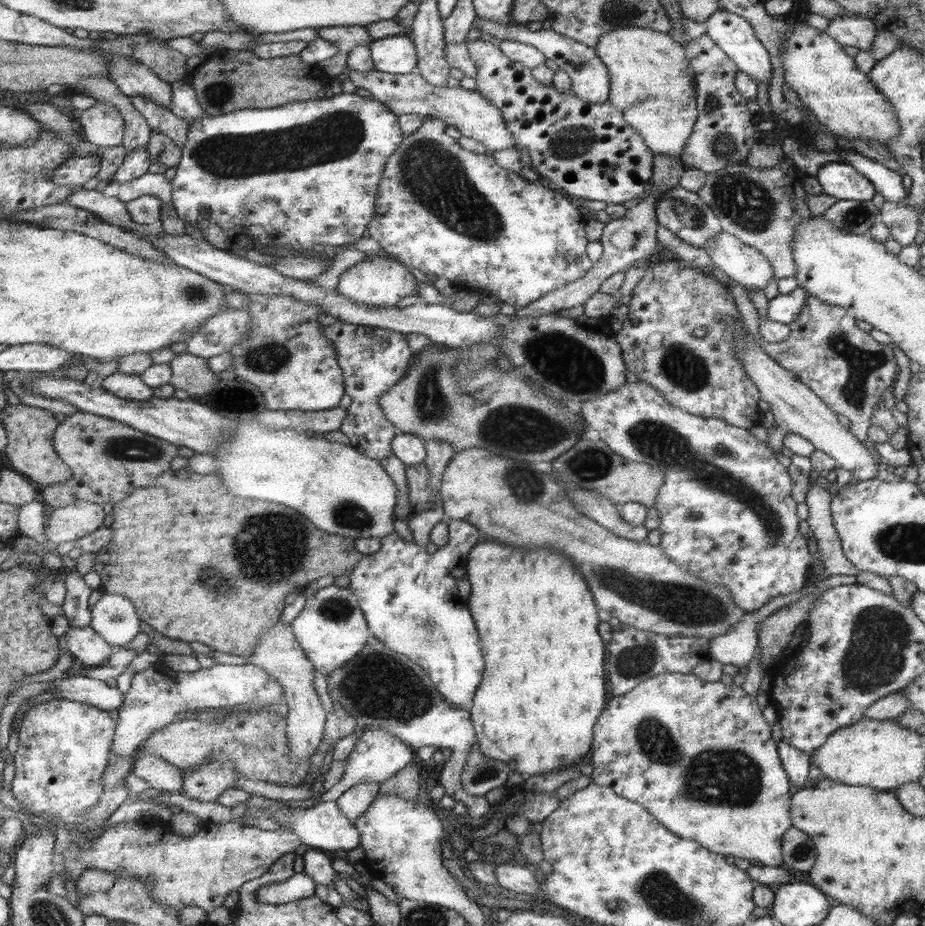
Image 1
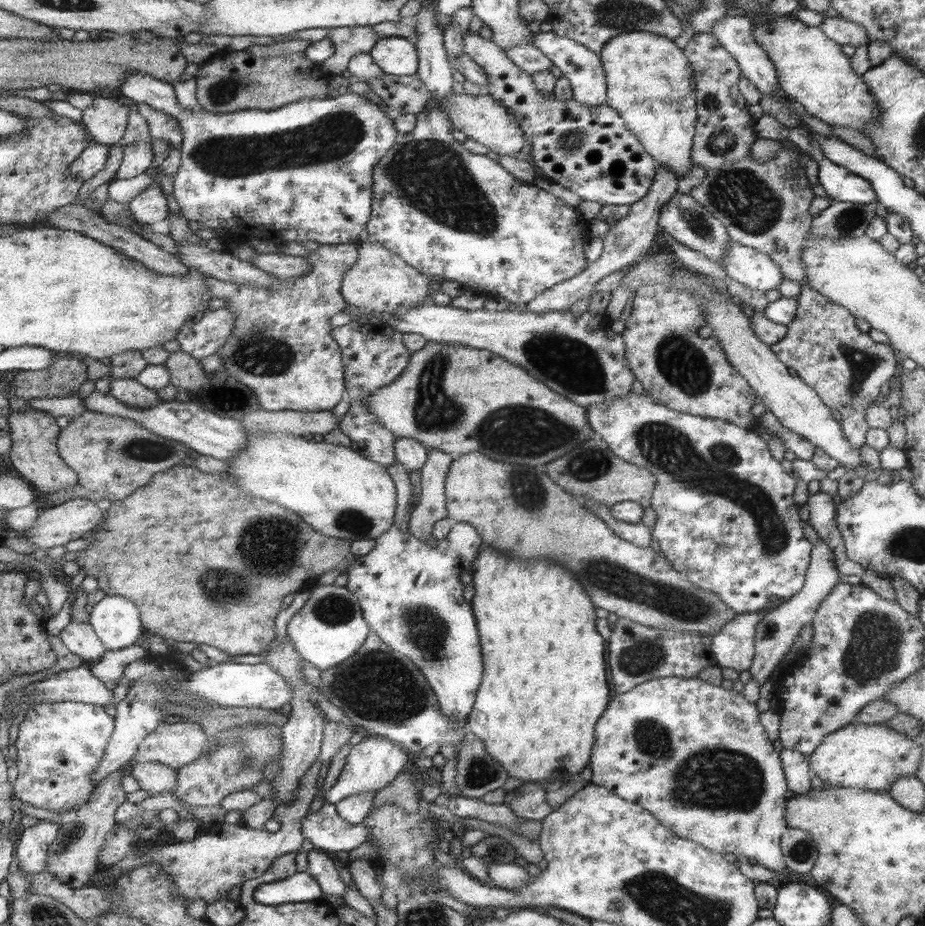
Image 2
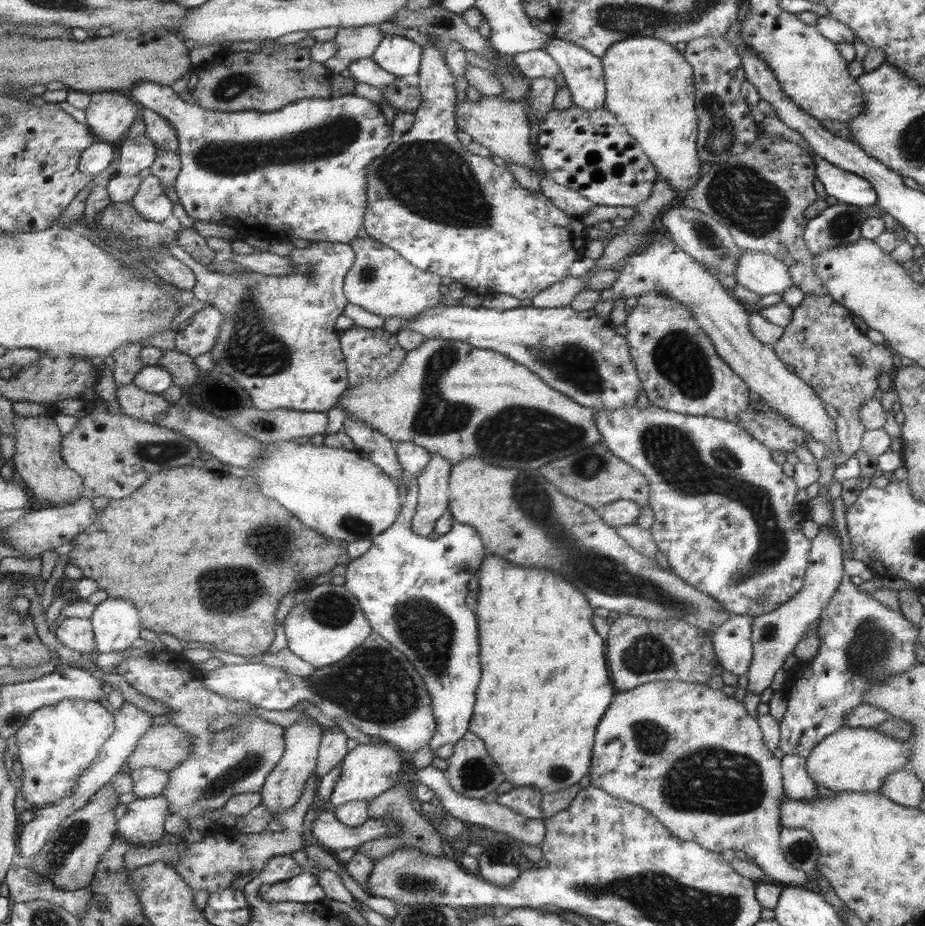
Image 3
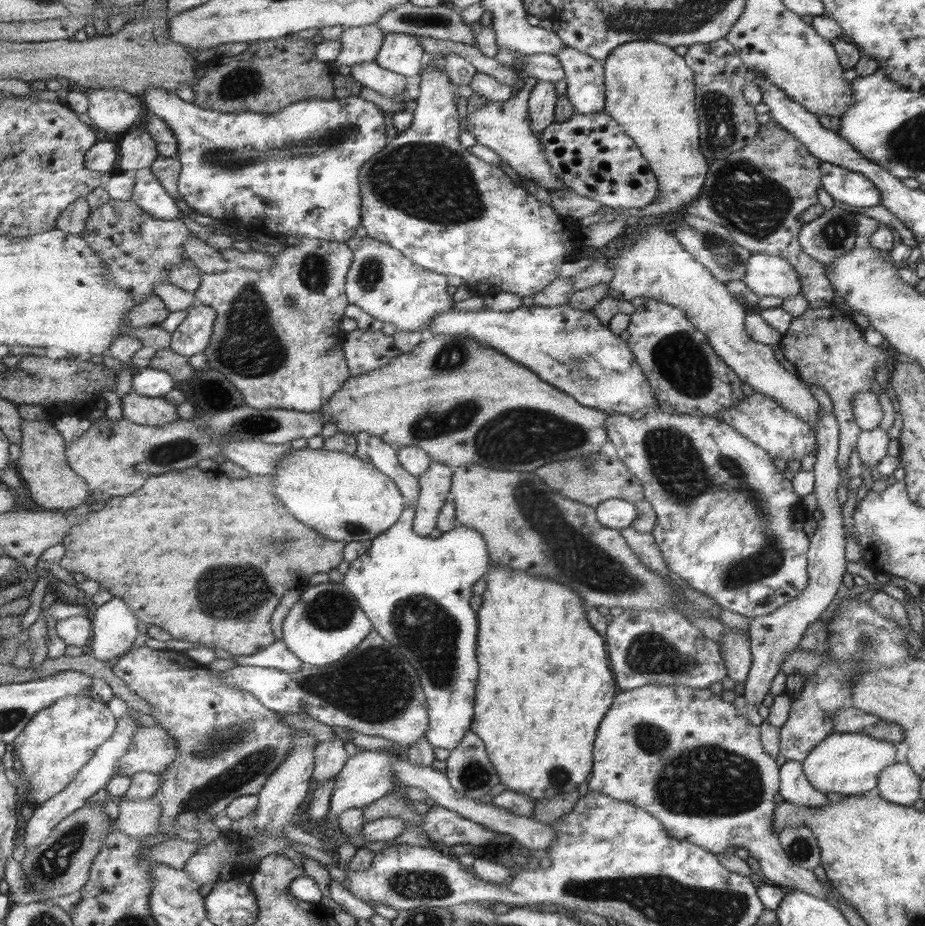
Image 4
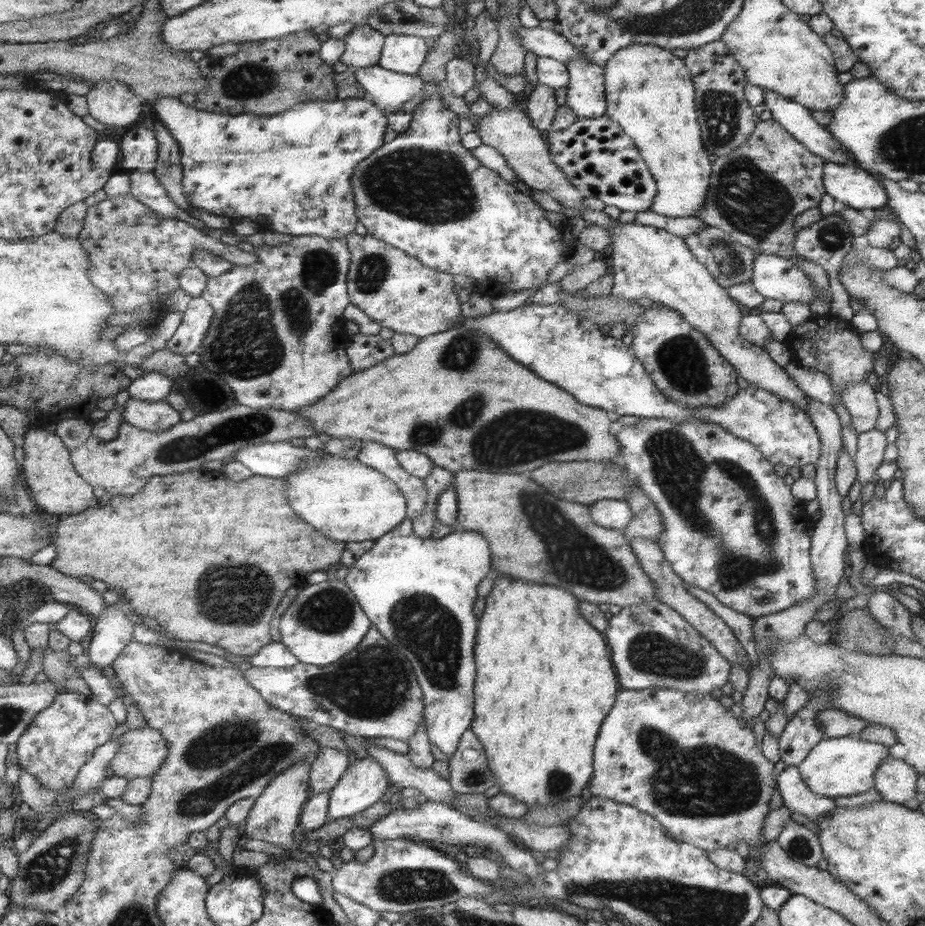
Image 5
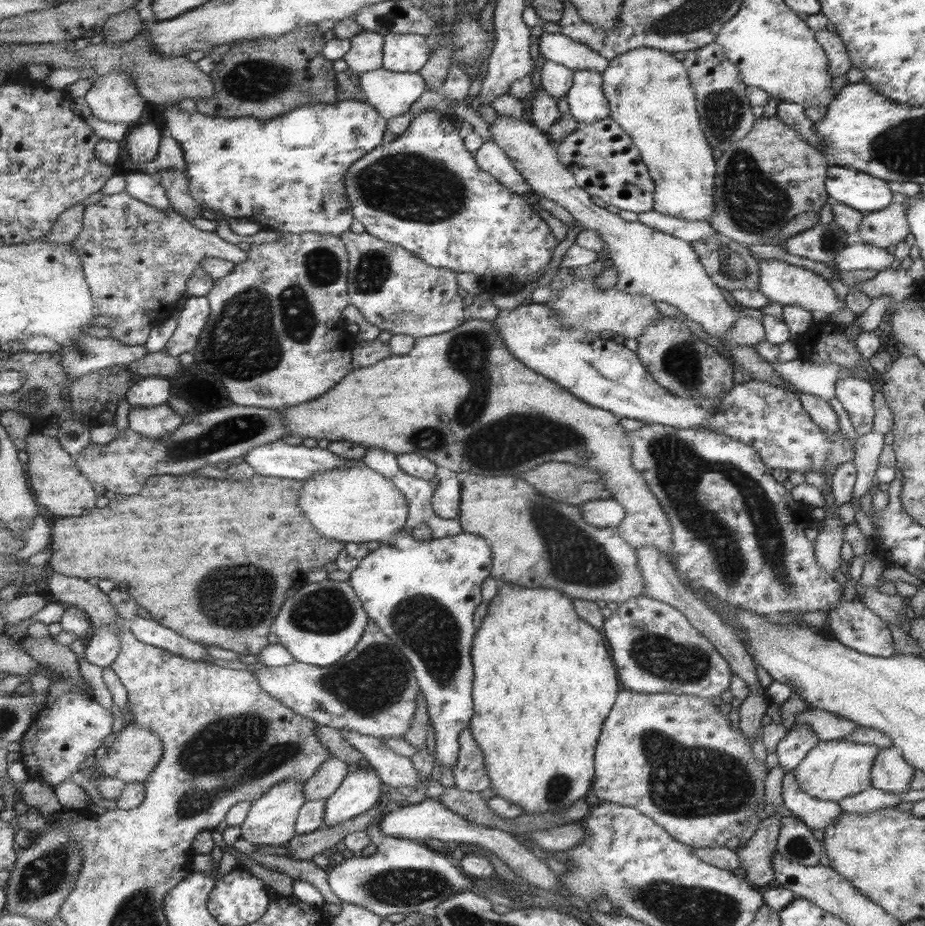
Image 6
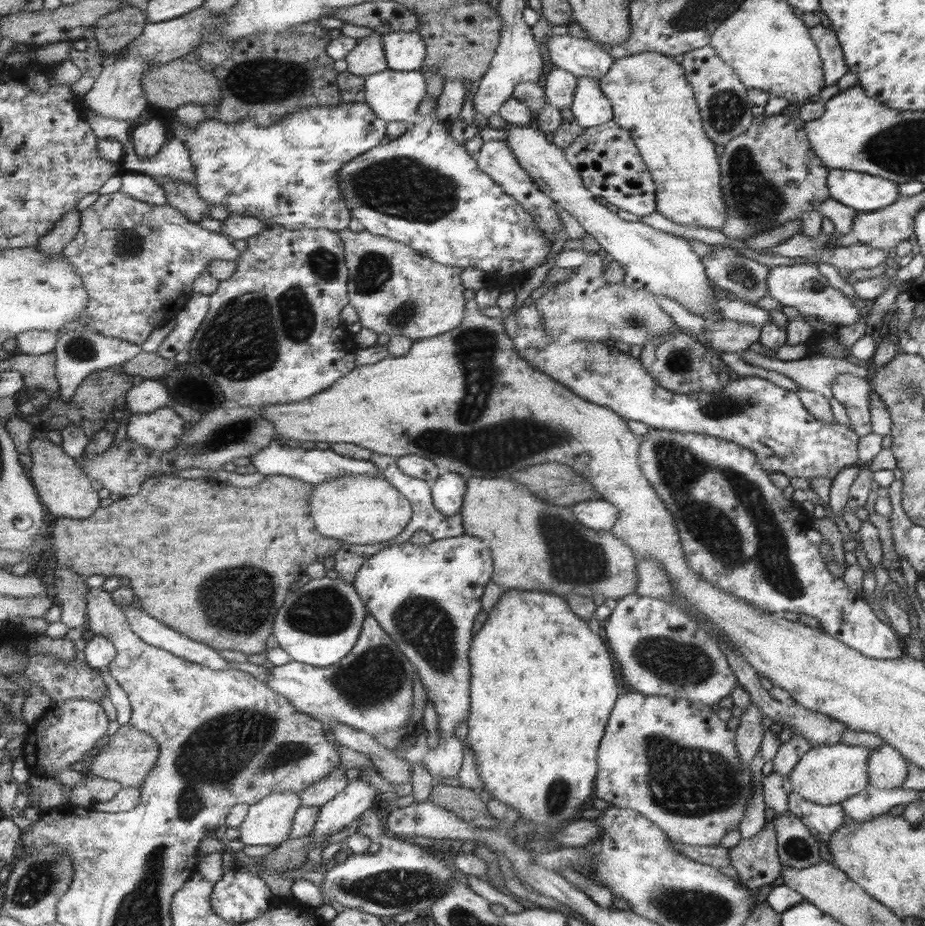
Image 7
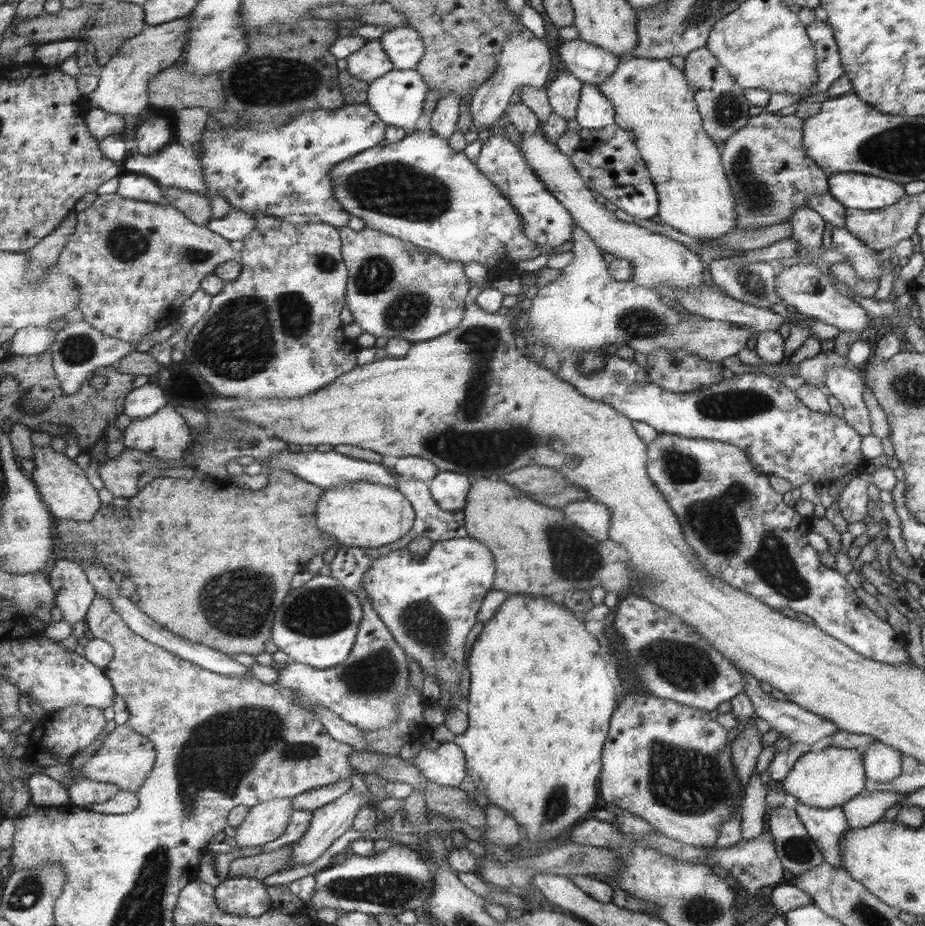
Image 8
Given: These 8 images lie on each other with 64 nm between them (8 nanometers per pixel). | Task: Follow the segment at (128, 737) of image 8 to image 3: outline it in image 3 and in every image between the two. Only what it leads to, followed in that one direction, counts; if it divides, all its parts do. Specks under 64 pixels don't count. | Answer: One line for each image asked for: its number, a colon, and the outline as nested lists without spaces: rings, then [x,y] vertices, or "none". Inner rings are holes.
3: [[[155,726],[141,738],[141,744],[127,762],[127,772],[141,768],[157,768],[171,774],[177,766],[191,758],[195,750],[195,736],[179,726]]]
4: [[[163,726],[141,728],[127,756],[119,762],[119,776],[137,776],[141,772],[153,772],[163,776],[177,760],[179,744],[177,738]]]
5: [[[137,728],[121,736],[121,752],[113,760],[111,770],[115,778],[155,778],[171,752],[171,742],[161,730],[155,728]]]
6: [[[125,726],[119,732],[119,738],[115,740],[115,744],[111,746],[109,758],[105,758],[103,762],[97,762],[97,768],[103,778],[119,778],[119,780],[125,780],[127,786],[145,784],[153,776],[153,772],[159,768],[163,760],[163,752],[165,752],[165,744],[159,734],[155,734],[153,730],[143,730],[141,726],[137,728]]]
7: [[[127,724],[127,726],[121,726],[111,736],[111,742],[95,754],[95,760],[89,766],[89,772],[85,776],[117,780],[127,788],[143,788],[145,780],[153,774],[153,770],[157,770],[159,758],[161,758],[161,744],[157,742],[157,738],[153,738],[153,734],[147,734],[135,728],[133,724]]]

